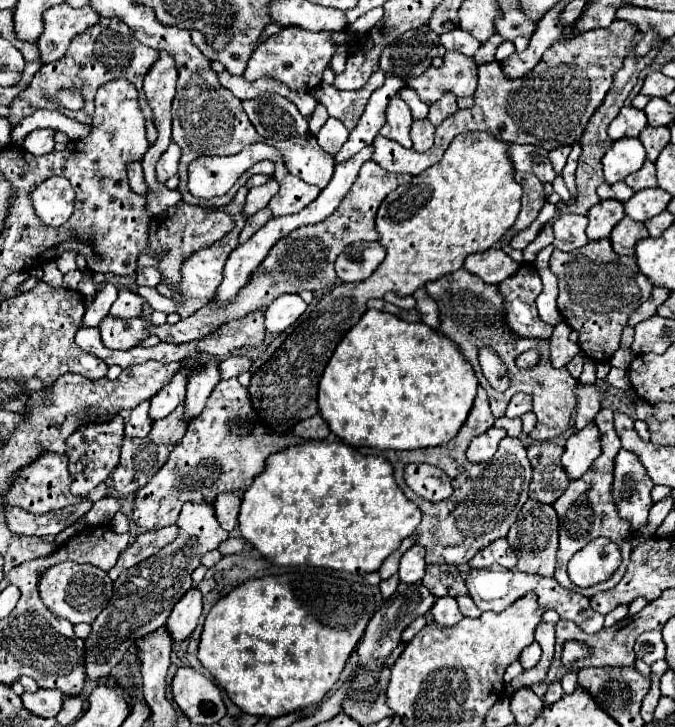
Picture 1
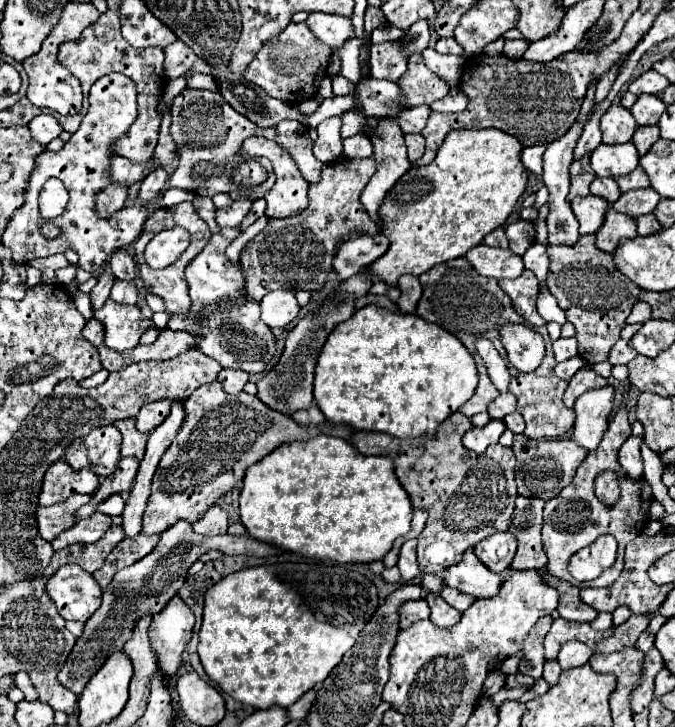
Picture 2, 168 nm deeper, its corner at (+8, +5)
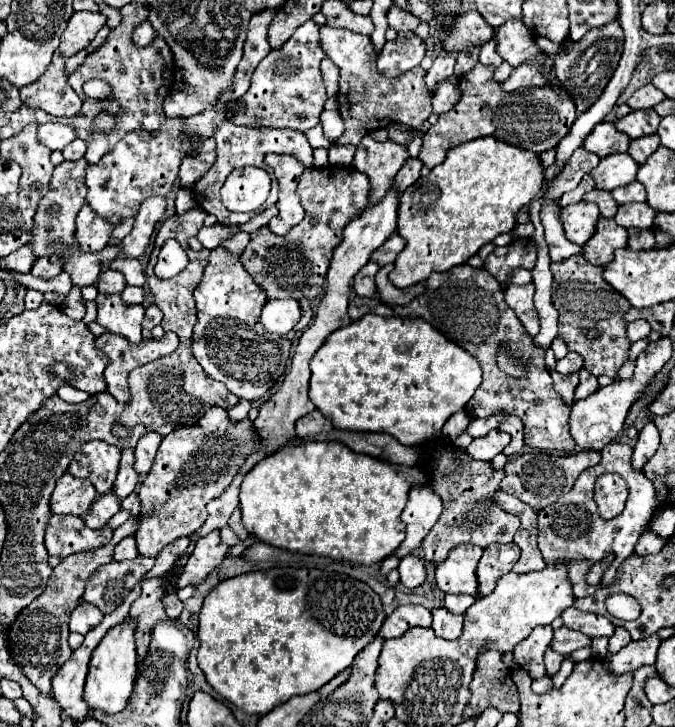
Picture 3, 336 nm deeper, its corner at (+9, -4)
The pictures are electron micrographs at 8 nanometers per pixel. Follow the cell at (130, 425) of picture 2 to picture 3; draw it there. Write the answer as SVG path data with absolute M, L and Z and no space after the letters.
M123 448L121 450L121 466L119 466L119 474L117 474L113 492L117 492L117 496L121 496L121 500L123 500L131 492L135 492L137 482L139 482L139 474L135 470L133 450L131 448Z

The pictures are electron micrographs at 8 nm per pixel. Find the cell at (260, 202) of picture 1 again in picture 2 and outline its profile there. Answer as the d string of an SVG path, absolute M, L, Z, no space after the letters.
M240 199L236 203L230 203L224 209L216 211L216 225L218 227L240 227L242 219L246 217L246 213L250 211L252 201L250 199Z

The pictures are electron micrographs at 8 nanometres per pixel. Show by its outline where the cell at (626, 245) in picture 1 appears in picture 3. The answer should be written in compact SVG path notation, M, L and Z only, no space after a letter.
M599 218L593 238L583 246L583 254L587 262L605 266L613 260L613 252L625 246L627 246L627 230L609 218Z

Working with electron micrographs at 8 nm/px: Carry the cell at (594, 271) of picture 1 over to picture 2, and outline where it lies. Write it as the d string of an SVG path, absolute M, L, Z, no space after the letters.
M584 235L572 247L548 247L548 289L558 299L558 305L564 309L566 319L576 327L576 341L580 345L578 355L590 365L608 361L608 353L620 339L620 331L626 327L626 317L630 315L632 305L640 295L640 289L616 271L612 255L600 251L594 241L594 235Z

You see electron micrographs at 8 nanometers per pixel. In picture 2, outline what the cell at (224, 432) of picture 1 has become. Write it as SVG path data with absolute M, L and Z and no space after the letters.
M220 381L198 387L186 401L184 411L184 423L162 455L152 479L152 495L142 525L142 533L146 535L160 535L180 519L188 523L198 521L222 495L232 491L232 487L244 479L250 465L258 463L286 441L312 439L316 435L350 439L356 433L352 427L332 425L328 421L302 427L294 423L290 415L266 407L258 397L244 391L238 395L226 395Z

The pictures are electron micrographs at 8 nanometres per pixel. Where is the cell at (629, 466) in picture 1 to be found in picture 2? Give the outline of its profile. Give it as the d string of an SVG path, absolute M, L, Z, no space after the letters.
M630 437L620 453L618 453L618 461L620 465L626 469L626 473L632 479L640 479L642 475L642 455L640 455L640 445L642 445L642 437Z

